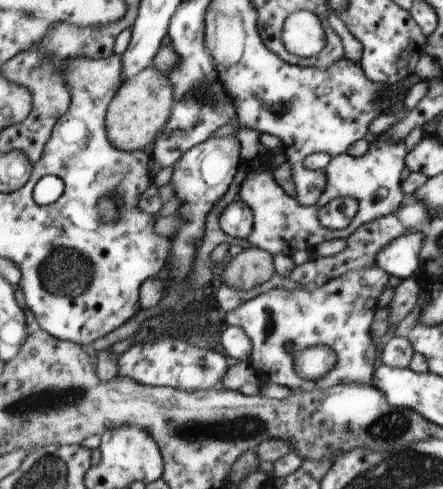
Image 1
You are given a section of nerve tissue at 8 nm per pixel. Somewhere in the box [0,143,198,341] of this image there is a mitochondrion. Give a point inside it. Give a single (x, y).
(66, 272)

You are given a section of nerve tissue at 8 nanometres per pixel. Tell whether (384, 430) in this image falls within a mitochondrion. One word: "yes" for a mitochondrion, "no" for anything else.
yes

